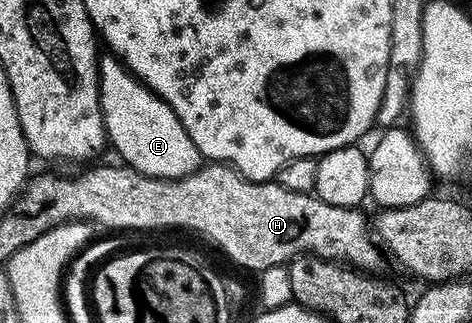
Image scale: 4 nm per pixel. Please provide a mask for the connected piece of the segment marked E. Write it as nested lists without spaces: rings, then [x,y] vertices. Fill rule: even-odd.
[[[105,55],[97,66],[101,76],[101,113],[105,117],[108,144],[117,148],[122,162],[148,177],[174,181],[201,168],[201,152],[191,143],[191,135],[179,123],[172,107],[159,99],[144,83],[137,80],[116,57]]]

